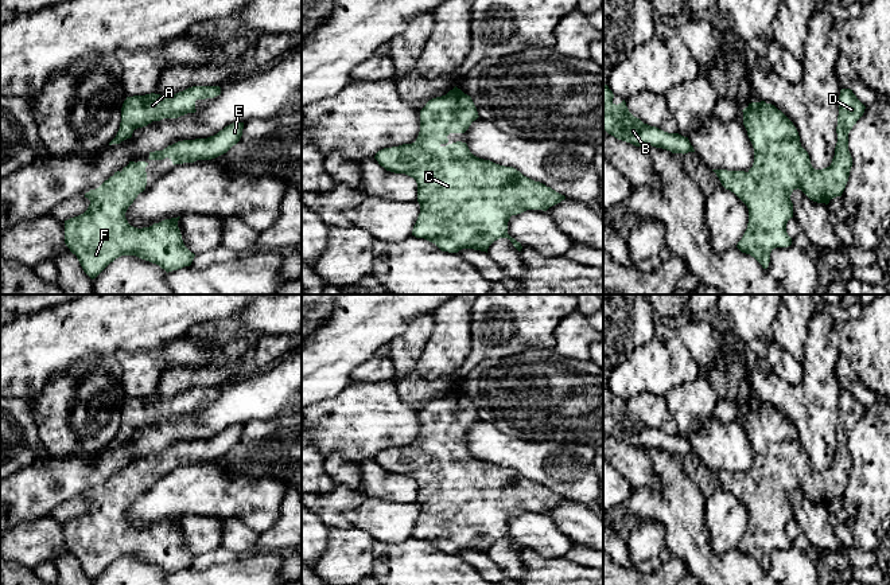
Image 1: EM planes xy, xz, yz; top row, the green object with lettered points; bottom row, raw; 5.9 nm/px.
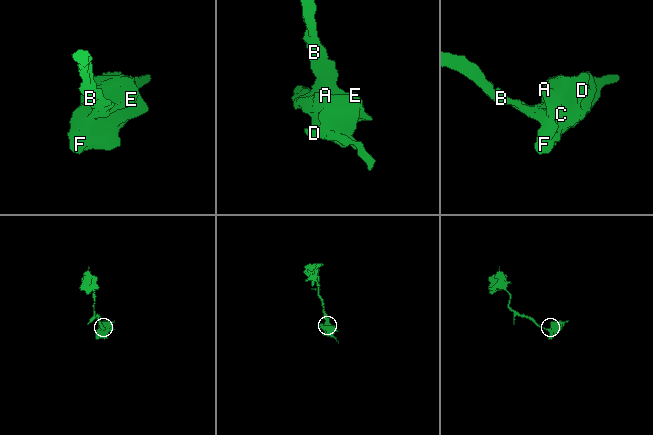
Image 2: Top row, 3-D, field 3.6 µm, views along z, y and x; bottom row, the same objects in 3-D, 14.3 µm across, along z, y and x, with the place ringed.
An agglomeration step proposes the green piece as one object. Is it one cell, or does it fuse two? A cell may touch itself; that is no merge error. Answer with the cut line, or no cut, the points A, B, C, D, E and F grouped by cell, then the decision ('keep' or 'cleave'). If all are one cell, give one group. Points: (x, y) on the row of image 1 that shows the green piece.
cut none; groups A B C D E F; keep

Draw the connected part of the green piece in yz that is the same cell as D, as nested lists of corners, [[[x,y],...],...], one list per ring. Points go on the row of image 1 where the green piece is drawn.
[[[851,89],[840,90],[835,156],[831,165],[823,169],[812,167],[796,126],[774,105],[751,102],[742,110],[754,148],[753,167],[747,172],[712,171],[722,186],[747,206],[747,229],[737,247],[754,257],[763,269],[769,266],[773,249],[792,245],[786,223],[793,218],[790,195],[794,190],[825,204],[842,196],[852,167],[848,133],[864,109]]]

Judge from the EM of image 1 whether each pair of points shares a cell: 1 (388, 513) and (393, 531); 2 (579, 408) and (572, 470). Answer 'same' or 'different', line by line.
1: same
2: different

